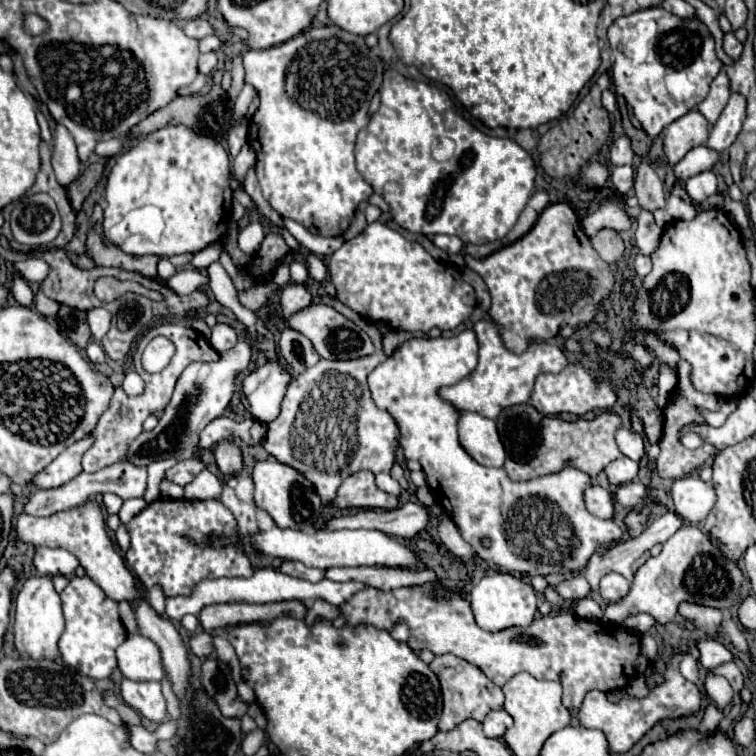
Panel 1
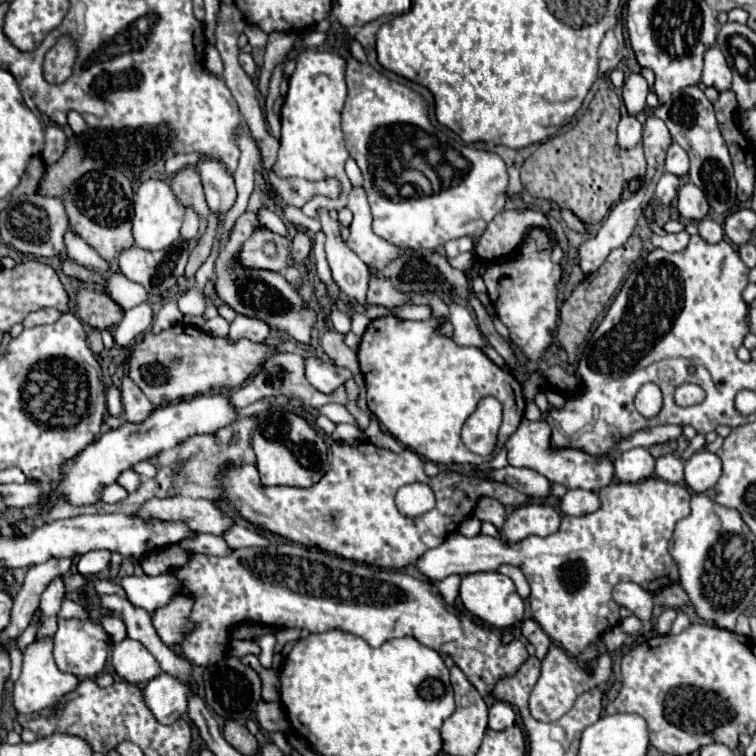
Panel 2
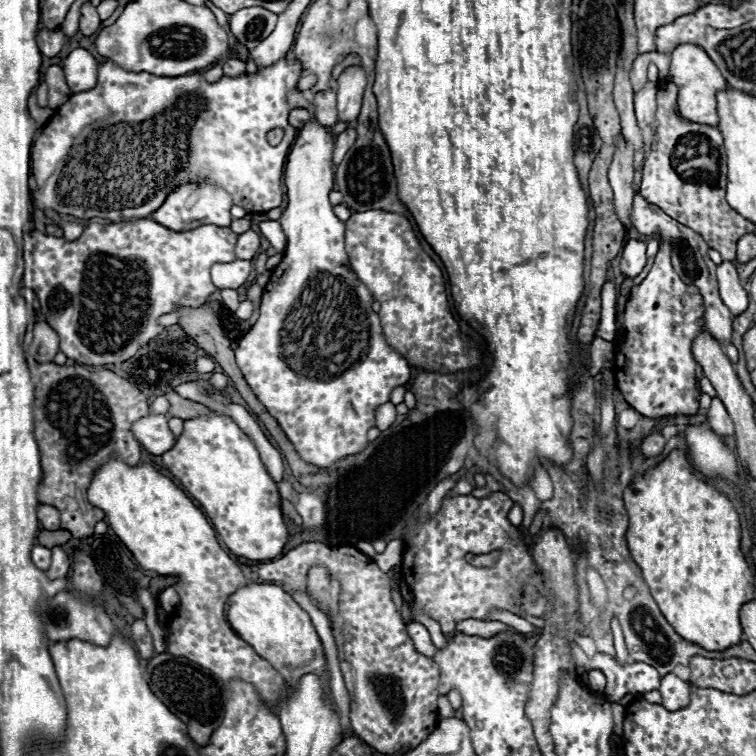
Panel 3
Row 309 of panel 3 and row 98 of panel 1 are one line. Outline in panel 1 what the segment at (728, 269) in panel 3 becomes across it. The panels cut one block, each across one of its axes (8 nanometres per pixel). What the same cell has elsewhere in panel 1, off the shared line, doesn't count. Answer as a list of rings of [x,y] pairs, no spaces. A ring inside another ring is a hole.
[[[732,92],[726,108],[722,110],[718,122],[714,124],[714,128],[710,132],[708,146],[714,150],[720,150],[720,152],[728,150],[732,146],[732,142],[736,140],[744,118],[746,118],[746,98],[738,92]]]

